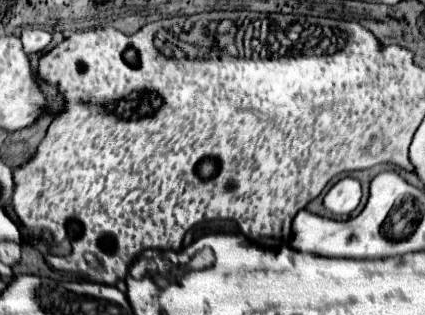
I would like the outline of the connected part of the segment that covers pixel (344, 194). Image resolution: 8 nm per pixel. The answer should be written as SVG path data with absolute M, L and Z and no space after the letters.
M347 176L331 186L331 190L323 198L323 206L335 216L349 216L359 206L359 200L361 184L355 178Z

